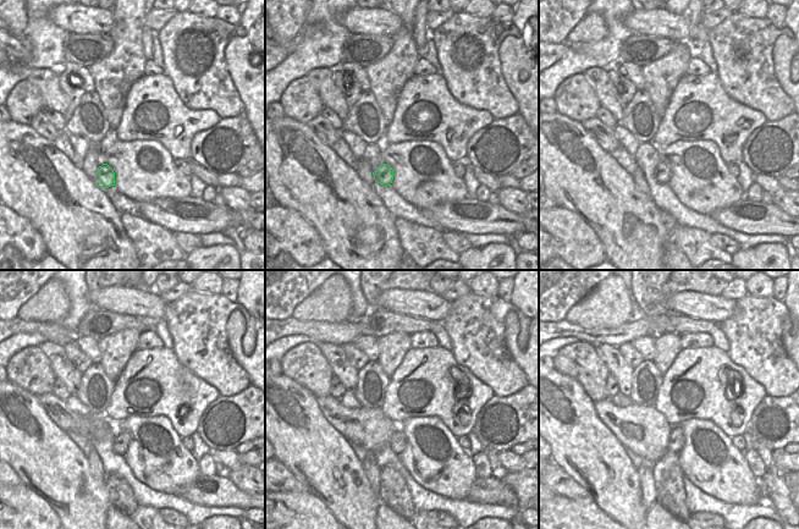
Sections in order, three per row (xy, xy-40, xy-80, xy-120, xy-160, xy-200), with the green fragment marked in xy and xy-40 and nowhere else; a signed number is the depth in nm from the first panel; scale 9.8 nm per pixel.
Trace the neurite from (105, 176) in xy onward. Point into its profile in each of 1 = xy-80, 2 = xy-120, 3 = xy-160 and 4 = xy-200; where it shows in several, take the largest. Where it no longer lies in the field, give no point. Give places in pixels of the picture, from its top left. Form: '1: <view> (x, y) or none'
1: xy-80 (662, 174)
2: xy-120 (121, 441)
3: xy-160 (398, 441)
4: xy-200 (677, 440)

